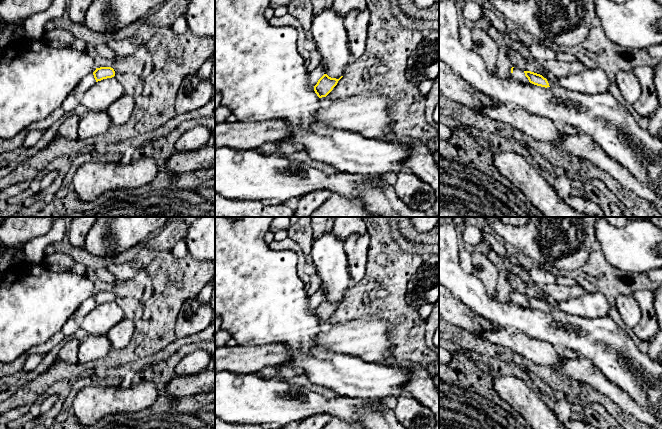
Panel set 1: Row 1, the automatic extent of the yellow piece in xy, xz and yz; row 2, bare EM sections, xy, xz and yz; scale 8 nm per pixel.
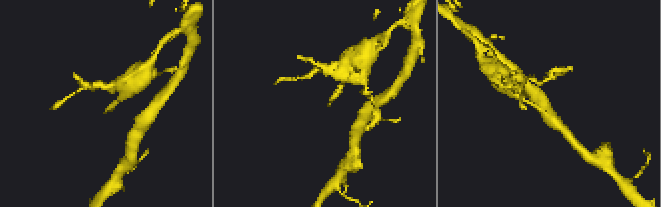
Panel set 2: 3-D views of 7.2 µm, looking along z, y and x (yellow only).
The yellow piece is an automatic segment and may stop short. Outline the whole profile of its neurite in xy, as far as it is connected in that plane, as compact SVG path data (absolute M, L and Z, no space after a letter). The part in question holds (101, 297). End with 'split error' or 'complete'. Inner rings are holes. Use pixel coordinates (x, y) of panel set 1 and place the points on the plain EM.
M100 291L96 292L96 294L84 301L79 308L73 313L73 317L77 322L81 322L83 318L92 311L96 306L101 305L103 303L112 302L115 300L115 295L111 291Z; split error

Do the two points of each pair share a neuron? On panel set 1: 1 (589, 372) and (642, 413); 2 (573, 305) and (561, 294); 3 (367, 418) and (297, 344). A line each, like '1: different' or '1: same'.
1: same
2: different
3: different

